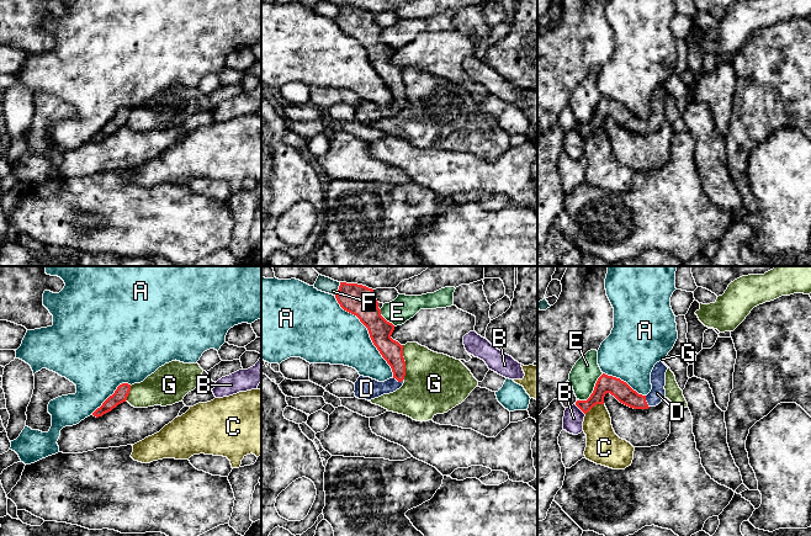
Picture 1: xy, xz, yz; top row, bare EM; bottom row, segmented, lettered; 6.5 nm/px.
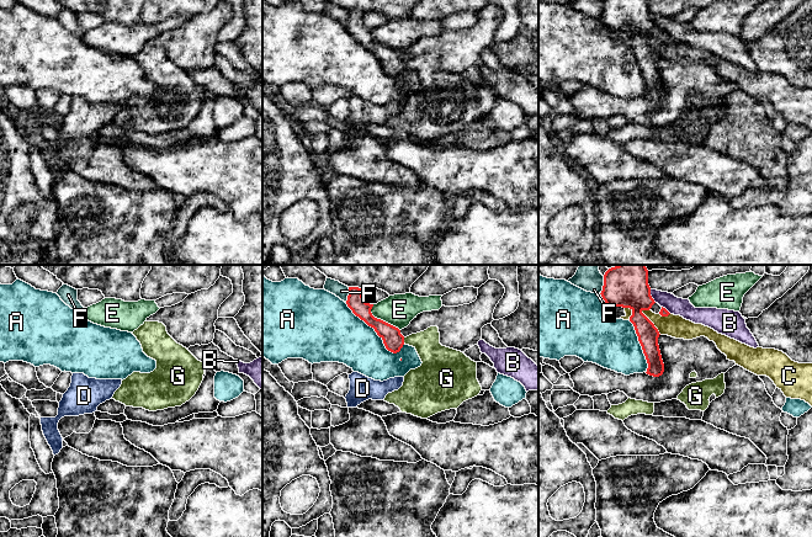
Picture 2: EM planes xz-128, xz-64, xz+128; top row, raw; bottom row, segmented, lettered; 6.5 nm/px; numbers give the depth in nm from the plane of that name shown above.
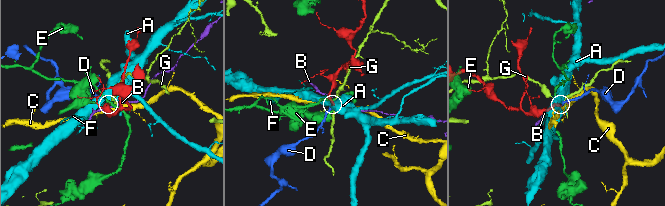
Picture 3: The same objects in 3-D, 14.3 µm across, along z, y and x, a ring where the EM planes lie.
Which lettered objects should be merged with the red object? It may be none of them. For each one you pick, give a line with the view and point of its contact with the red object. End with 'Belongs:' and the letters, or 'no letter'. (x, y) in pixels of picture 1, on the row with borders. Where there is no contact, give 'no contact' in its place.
D: meets red in xz at (398, 381)
Belongs: D

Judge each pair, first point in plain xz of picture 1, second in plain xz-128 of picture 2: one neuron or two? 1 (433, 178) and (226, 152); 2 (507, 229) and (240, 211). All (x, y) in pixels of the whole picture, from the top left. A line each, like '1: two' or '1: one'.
1: one
2: two

